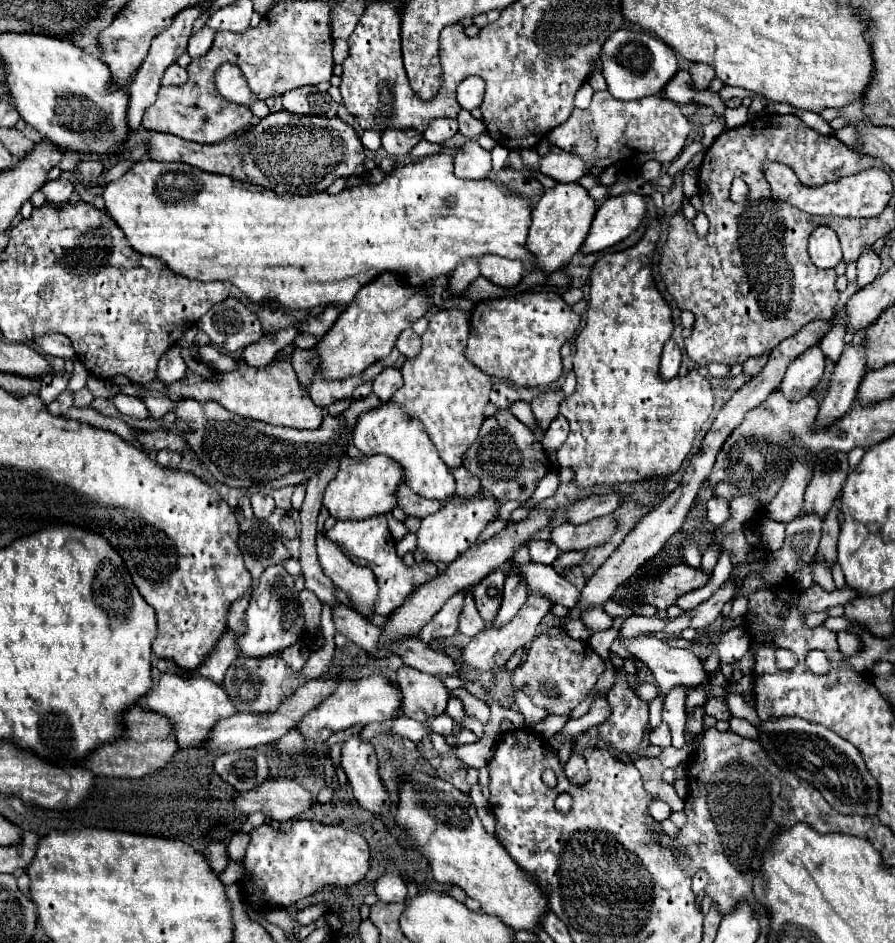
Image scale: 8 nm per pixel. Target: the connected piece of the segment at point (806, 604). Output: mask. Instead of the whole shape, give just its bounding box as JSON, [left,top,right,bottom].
[799,584,857,614]

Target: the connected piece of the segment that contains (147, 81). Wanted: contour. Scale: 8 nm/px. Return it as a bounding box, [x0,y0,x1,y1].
[127,8,201,132]

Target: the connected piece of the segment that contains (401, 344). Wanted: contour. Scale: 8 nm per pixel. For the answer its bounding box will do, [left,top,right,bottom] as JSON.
[395,328,421,360]

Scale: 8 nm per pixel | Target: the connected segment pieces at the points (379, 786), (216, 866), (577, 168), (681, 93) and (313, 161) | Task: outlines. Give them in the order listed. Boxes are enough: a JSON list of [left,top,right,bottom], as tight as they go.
[[341,734,391,814],[207,842,227,874],[539,146,589,184],[663,70,725,116],[147,110,367,194]]

